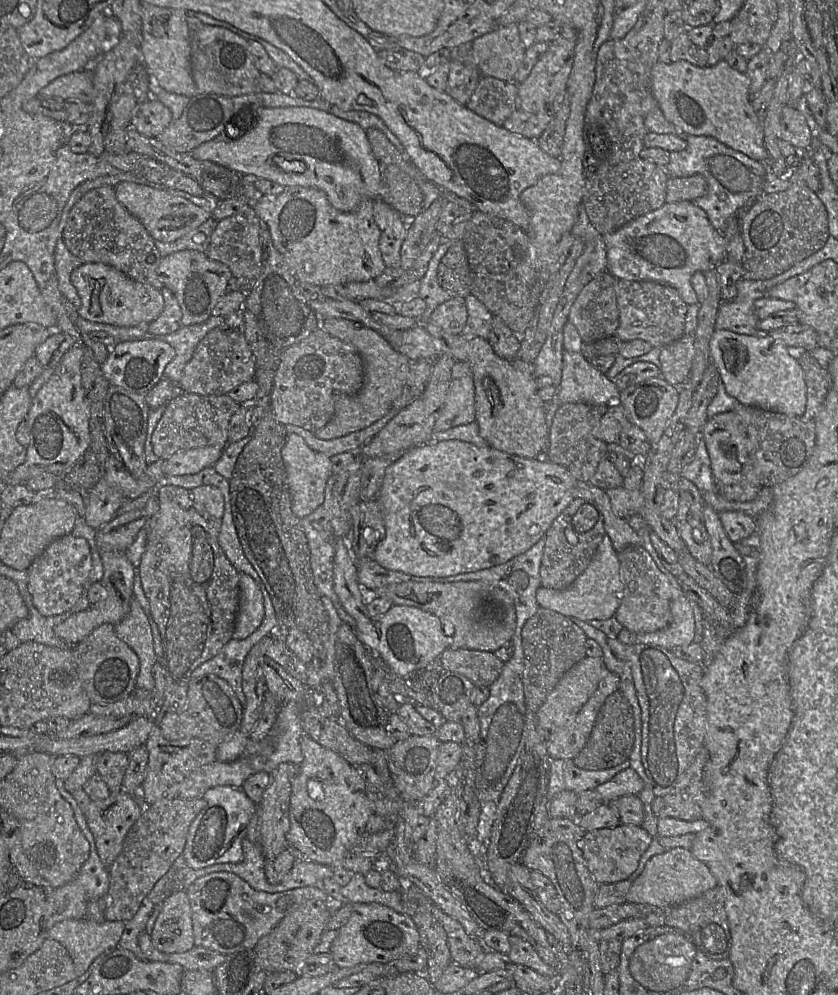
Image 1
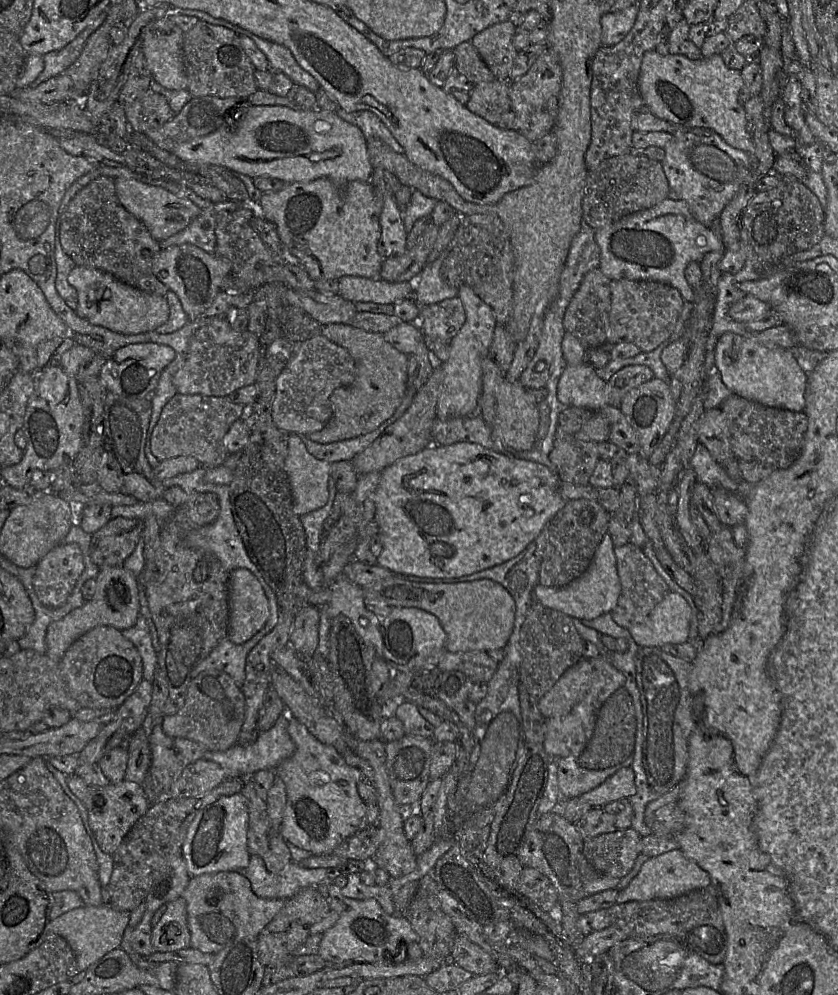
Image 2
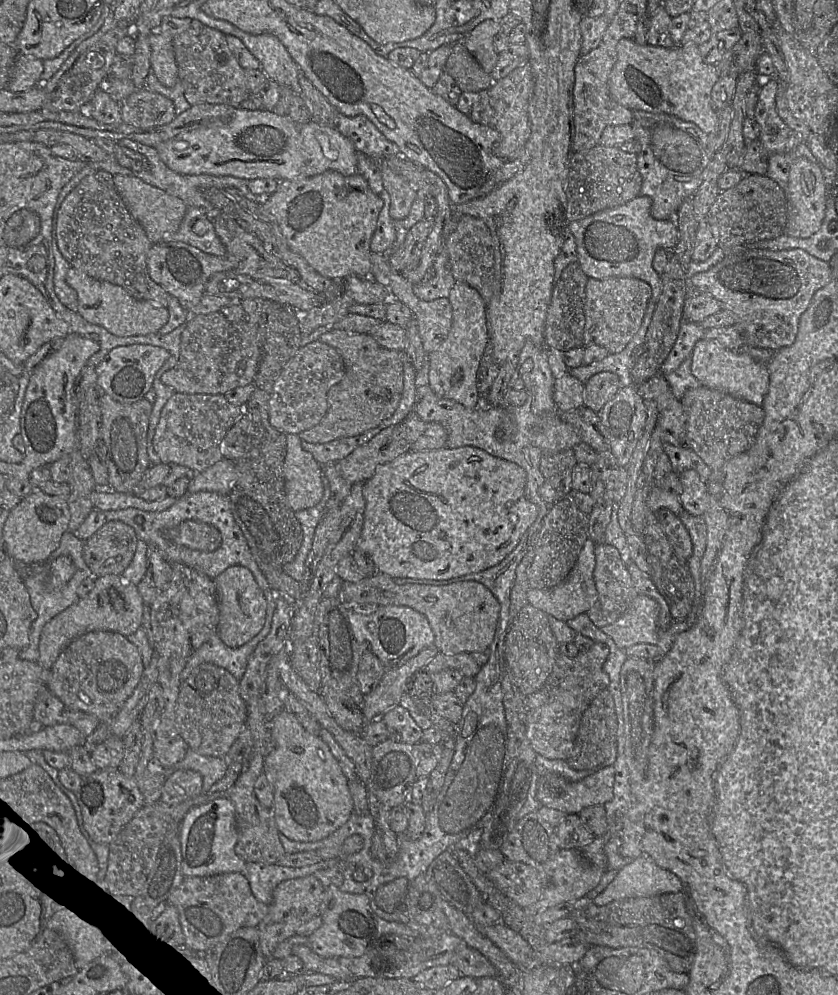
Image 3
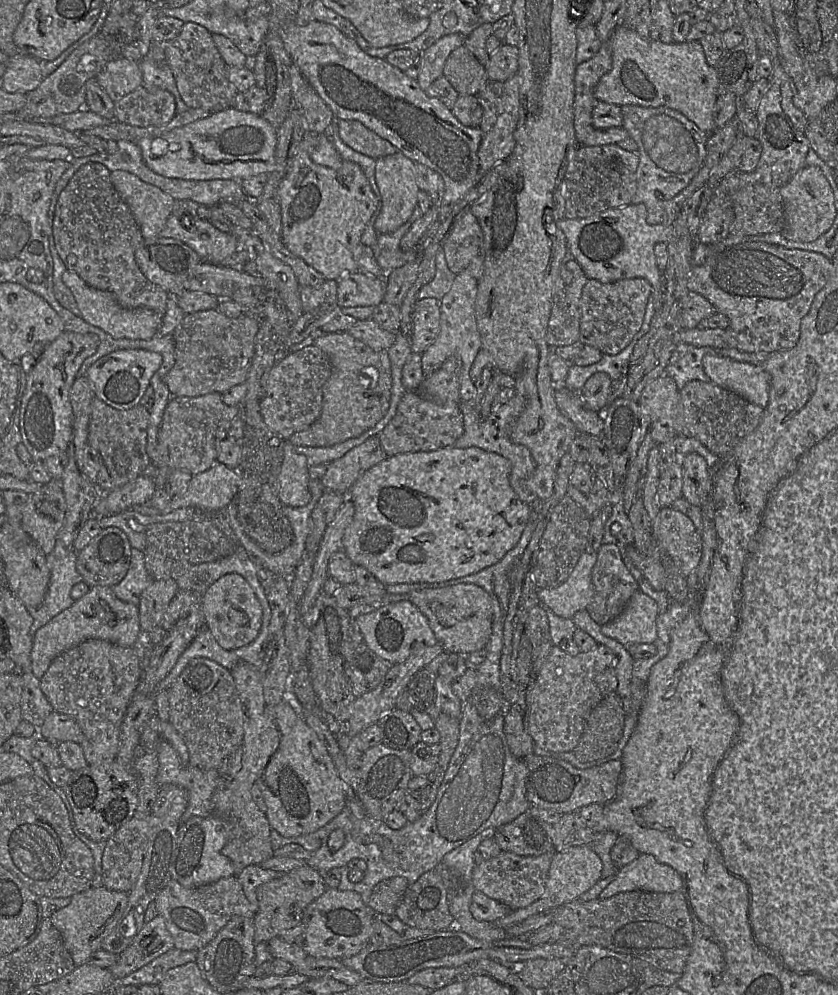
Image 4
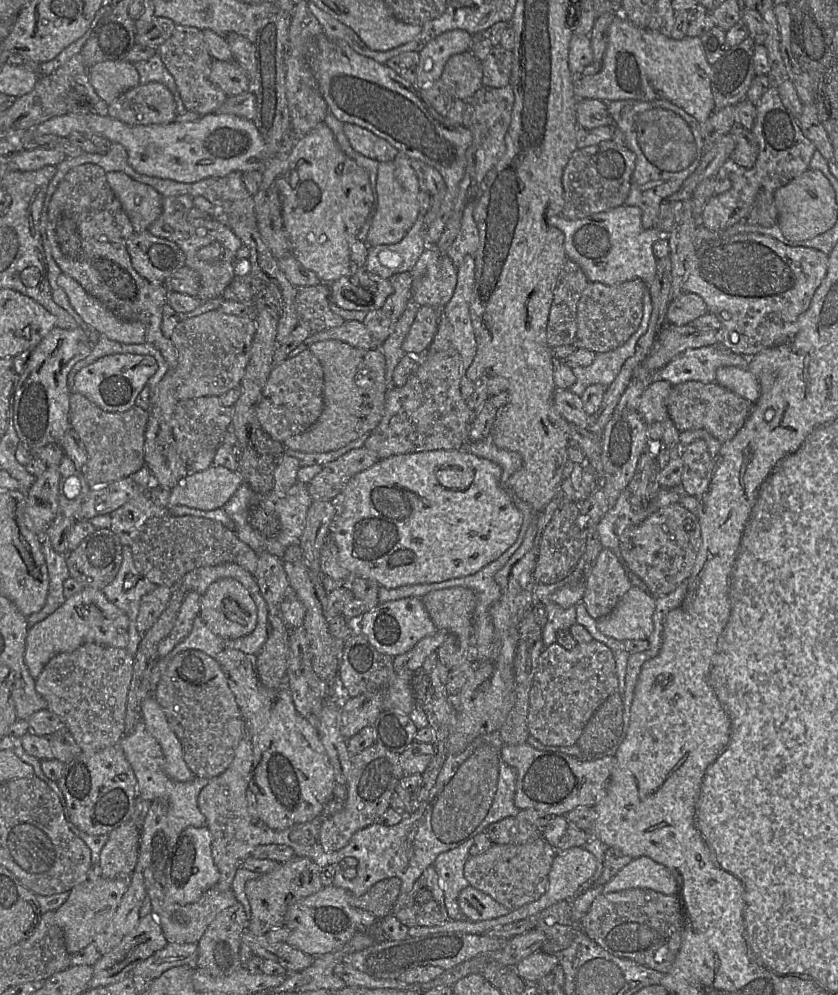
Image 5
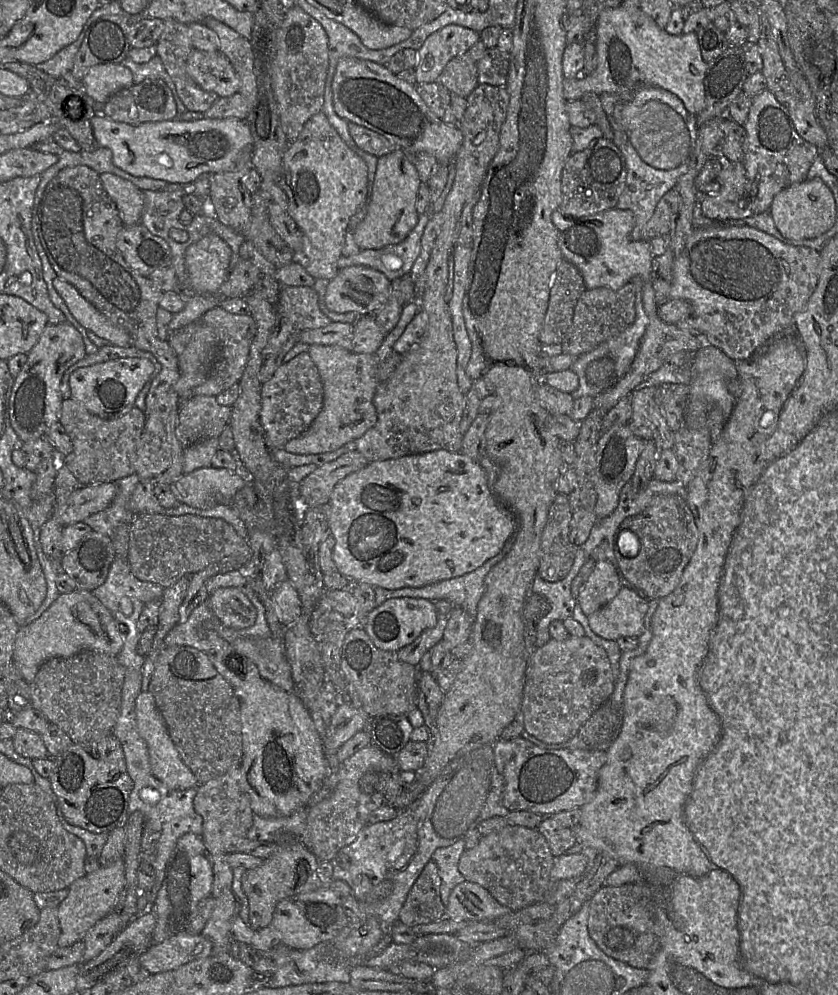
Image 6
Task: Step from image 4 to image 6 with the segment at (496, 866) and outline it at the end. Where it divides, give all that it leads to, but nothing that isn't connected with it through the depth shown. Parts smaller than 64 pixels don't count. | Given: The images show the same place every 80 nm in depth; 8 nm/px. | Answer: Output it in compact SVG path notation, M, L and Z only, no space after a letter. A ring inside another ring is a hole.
M507 825L499 832L482 836L475 847L465 849L458 870L466 881L483 887L497 902L515 911L543 901L554 862L555 856L537 829Z

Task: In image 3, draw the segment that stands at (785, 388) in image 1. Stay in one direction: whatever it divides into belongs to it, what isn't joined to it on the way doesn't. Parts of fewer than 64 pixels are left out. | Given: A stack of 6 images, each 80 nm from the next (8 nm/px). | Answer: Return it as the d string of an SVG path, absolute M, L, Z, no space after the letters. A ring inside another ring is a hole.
M700 339L692 352L692 373L702 385L721 390L735 397L761 406L767 395L770 374L765 364L751 356L724 347L716 340Z

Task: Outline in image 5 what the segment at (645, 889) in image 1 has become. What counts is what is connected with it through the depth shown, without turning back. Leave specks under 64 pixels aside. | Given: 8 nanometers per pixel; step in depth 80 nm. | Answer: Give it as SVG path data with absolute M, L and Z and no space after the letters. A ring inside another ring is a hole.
M647 856L632 859L609 882L604 885L603 894L631 888L650 889L671 895L677 892L677 881L664 865Z

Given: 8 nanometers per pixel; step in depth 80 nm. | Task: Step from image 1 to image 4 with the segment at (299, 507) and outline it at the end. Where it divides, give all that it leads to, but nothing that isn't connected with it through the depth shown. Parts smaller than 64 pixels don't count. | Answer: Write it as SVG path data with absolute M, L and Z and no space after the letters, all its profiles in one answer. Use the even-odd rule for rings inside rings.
M286 439L284 441L284 457L279 473L279 499L283 505L291 507L303 507L311 500L309 491L309 466L304 455L295 451L295 446Z

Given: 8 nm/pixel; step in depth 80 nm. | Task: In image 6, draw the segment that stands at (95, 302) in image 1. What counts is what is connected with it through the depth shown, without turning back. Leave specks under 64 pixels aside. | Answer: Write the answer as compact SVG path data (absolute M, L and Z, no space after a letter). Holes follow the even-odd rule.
M59 276L54 279L53 285L74 318L83 327L106 339L112 345L120 347L132 345L129 334L113 325L92 303L79 293L75 286Z

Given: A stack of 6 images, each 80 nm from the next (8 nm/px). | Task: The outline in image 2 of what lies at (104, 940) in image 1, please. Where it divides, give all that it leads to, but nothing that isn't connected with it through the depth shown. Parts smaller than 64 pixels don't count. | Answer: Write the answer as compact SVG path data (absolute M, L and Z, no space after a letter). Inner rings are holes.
M109 904L87 906L72 909L48 922L47 934L61 936L69 944L75 954L79 972L86 969L102 958L108 952L120 948L124 931L129 922L129 913L112 908Z

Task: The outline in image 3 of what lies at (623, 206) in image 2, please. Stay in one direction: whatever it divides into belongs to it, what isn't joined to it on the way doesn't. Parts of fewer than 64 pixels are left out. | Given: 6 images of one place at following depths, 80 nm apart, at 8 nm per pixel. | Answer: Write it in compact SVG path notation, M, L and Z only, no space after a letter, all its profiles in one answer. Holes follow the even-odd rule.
M601 145L587 151L573 152L565 182L568 222L624 205L640 196L642 176L638 170L637 159L638 154L625 152L619 147Z

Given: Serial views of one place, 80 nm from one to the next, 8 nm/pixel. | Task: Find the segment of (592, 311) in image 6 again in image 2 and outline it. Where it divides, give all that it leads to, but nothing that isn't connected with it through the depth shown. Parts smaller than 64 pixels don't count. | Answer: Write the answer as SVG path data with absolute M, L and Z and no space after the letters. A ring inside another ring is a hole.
M612 280L611 307L606 342L630 342L641 352L650 352L670 338L683 309L680 292L669 284L648 280Z

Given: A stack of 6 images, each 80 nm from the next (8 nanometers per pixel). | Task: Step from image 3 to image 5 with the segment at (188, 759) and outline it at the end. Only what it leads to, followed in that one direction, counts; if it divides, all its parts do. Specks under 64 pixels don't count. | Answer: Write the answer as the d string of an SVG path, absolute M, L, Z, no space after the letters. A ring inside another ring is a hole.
M139 722L131 733L125 734L120 742L125 758L136 777L136 797L151 803L155 800L164 802L167 806L166 815L159 820L159 828L168 839L168 858L175 847L181 832L187 827L203 827L206 818L198 807L198 796L210 779L195 776L192 780L179 782L167 776L164 770L165 758L157 740L147 731L145 724Z

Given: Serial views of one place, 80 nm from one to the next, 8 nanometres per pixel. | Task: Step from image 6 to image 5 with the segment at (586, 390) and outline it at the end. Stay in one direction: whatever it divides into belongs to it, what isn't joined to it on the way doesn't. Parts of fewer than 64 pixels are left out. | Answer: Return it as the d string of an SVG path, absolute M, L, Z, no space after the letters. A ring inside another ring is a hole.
M648 285L643 297L643 316L638 329L619 347L596 353L594 361L589 366L573 367L576 381L569 389L581 396L591 384L599 383L608 387L618 376L626 359L634 354L638 339L647 331L651 312L652 301Z

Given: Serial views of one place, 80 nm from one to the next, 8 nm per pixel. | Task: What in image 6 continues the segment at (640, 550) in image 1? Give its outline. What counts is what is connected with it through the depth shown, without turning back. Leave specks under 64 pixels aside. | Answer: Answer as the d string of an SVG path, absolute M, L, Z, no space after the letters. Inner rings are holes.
M599 560L580 590L577 601L583 613L589 616L615 598L621 588L614 565L606 560Z

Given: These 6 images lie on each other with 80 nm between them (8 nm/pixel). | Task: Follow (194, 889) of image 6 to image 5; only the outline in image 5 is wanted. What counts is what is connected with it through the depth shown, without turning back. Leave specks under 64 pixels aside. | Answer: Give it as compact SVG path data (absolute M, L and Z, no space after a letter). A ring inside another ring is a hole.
M206 826L187 827L181 832L165 867L165 892L170 901L179 905L194 903L218 883L220 873L211 846L212 835Z

